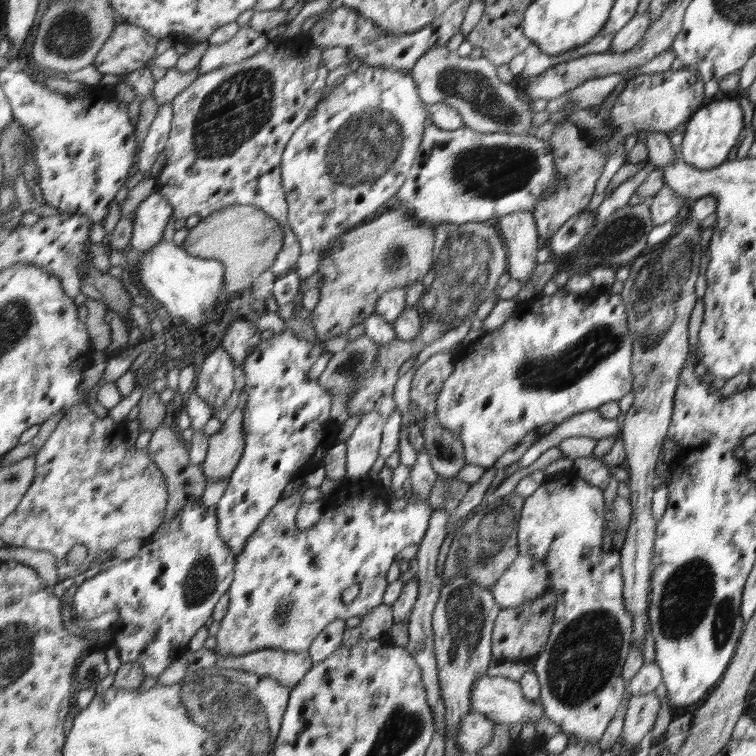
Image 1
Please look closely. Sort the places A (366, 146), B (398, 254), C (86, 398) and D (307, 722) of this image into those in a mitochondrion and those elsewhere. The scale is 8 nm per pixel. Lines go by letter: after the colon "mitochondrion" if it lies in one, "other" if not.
A: mitochondrion
B: mitochondrion
C: other
D: other

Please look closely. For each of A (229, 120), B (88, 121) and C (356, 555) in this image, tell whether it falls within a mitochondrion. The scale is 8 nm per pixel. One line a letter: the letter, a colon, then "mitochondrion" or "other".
A: mitochondrion
B: other
C: other

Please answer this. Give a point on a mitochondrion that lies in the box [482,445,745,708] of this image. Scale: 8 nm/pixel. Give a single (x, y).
(691, 602)

